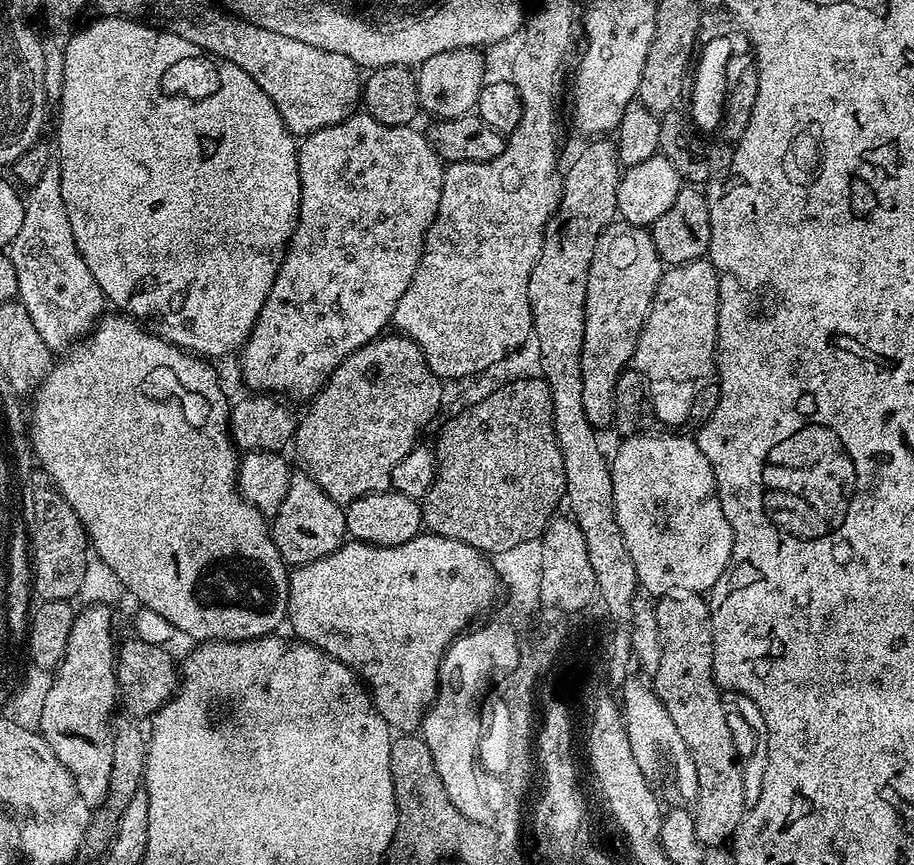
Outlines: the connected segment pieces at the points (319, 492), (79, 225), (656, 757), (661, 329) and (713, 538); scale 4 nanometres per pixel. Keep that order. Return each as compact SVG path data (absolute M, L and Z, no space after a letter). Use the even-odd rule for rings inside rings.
M303 470L293 471L286 498L282 498L282 506L278 506L275 516L271 517L270 531L281 558L289 566L326 558L326 554L338 550L348 536L342 505L334 502L334 498L330 498L326 490L322 490L322 486Z
M101 15L99 19L94 21L93 24L86 25L81 32L74 33L69 38L68 44L65 43L63 45L65 82L62 86L62 94L58 103L60 114L58 116L58 137L56 137L56 143L61 166L62 197L68 211L68 220L70 220L75 244L82 258L84 258L86 266L92 272L92 276L96 278L96 282L98 282L101 290L104 292L107 303L111 307L112 304L116 307L113 309L127 314L131 319L147 328L148 331L153 332L156 336L161 336L166 342L176 344L179 348L183 348L185 352L191 352L201 358L228 356L231 352L232 355L239 353L240 349L248 341L250 330L266 302L266 294L270 294L270 286L274 286L274 278L284 261L284 250L288 246L288 239L291 238L296 229L296 219L300 209L300 175L298 174L298 158L296 157L298 151L297 137L293 136L289 132L288 127L284 125L284 119L278 114L274 102L260 89L258 82L254 82L254 78L250 78L250 74L246 74L246 70L234 66L234 62L226 62L222 58L211 56L206 50L194 46L194 42L186 42L186 38L178 38L178 34L170 34L165 32L163 28L151 28L148 24L141 24L139 20L124 20L121 16L106 15Z
M629 678L625 679L622 685L624 685L624 700L622 699L624 729L630 738L630 751L634 753L634 762L638 762L638 766L642 766L642 774L646 774L649 781L656 782L660 776L660 767L663 766L664 760L668 760L668 768L672 771L673 790L682 799L688 800L684 802L695 801L698 794L698 770L694 770L694 758L690 758L690 750L686 746L686 742L682 742L682 734L678 734L678 726L674 726L674 718L670 718L670 714L666 714L666 706L662 706L651 683L643 684L636 678Z
M705 258L673 264L660 277L652 308L632 355L635 371L652 380L704 380L716 370L716 331L720 309L720 275ZM672 284L680 292L672 292Z
M664 430L659 433L661 436L643 436L644 434L637 434L621 439L619 442L620 449L616 452L616 457L611 457L610 463L612 466L612 481L614 482L614 510L618 514L618 526L622 526L622 538L626 542L626 550L630 550L630 558L634 558L634 570L638 574L640 579L640 588L643 589L649 597L652 598L663 598L669 594L704 594L711 590L718 582L718 578L726 570L726 566L730 562L732 557L732 531L730 530L730 522L726 522L726 514L722 514L722 506L720 500L714 495L714 489L716 487L716 479L712 473L712 467L710 462L706 462L706 454L702 454L702 450L696 445L695 439L691 435L689 436L676 436L680 434L673 434L671 431Z

